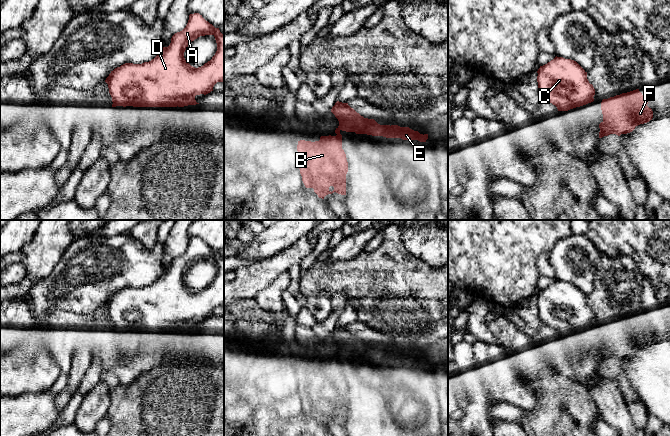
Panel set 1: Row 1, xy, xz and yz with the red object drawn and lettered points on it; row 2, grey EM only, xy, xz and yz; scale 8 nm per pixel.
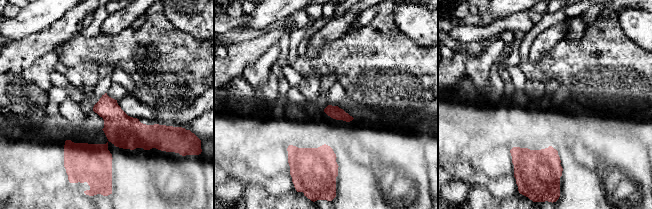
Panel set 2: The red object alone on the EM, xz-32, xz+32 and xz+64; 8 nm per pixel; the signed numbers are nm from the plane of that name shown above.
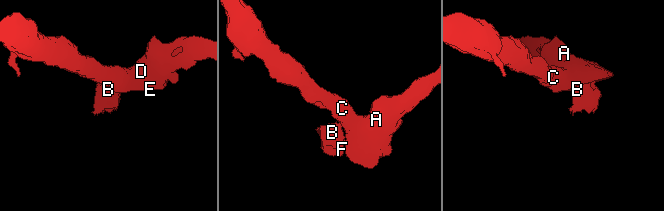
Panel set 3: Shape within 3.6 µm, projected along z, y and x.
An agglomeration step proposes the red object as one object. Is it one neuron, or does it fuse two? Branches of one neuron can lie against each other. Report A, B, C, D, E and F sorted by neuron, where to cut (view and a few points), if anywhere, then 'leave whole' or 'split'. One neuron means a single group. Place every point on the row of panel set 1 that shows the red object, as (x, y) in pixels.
A C D E / B F | xz (338, 126), (340, 129) | split

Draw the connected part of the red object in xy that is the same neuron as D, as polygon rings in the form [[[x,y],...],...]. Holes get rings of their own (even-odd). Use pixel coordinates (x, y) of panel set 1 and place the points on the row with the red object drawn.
[[[199,13],[190,14],[186,27],[175,33],[170,45],[162,47],[154,59],[142,64],[125,63],[111,71],[105,82],[116,106],[184,107],[199,104],[195,100],[196,95],[206,95],[213,91],[217,82],[224,83],[224,34]],[[205,35],[215,37],[217,51],[210,61],[195,68],[186,62],[184,52],[192,41]]]

